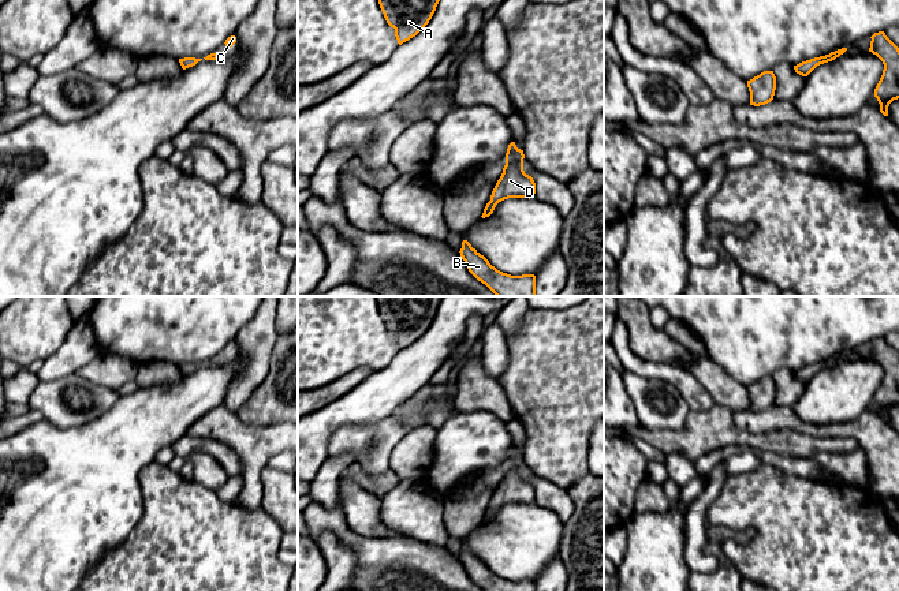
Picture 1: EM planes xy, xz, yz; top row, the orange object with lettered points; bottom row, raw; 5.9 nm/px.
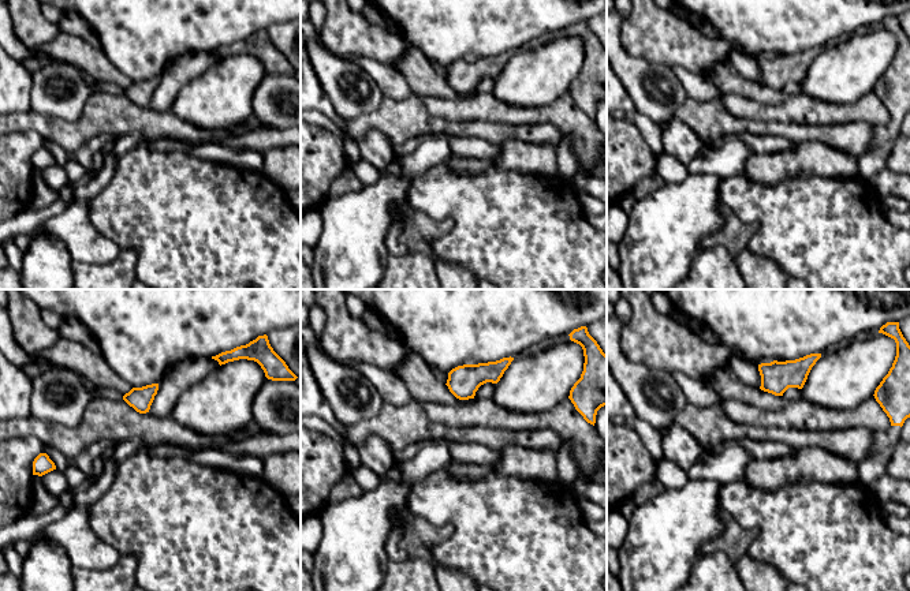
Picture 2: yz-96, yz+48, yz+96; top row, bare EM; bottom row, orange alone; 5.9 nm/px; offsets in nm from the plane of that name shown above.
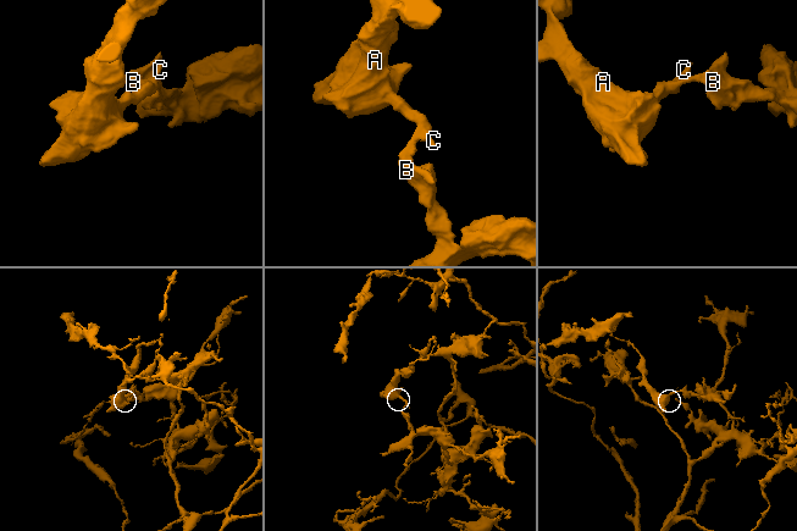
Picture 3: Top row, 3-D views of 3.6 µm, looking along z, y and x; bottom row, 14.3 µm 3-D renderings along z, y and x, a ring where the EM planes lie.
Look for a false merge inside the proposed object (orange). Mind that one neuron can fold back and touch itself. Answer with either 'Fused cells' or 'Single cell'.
Single cell

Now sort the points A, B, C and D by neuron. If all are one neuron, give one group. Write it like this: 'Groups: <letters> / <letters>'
Groups: A B C D

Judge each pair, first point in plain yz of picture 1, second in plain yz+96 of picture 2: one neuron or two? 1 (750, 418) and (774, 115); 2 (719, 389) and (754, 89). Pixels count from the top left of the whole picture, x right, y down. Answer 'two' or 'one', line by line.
1: one
2: one

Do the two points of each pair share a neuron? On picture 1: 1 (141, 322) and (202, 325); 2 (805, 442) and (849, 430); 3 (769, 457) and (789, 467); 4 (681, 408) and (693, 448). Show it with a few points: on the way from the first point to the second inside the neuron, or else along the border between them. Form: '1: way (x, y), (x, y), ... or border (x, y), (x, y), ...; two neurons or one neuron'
1: way (156, 325), (175, 329), (179, 325), (187, 325); one neuron
2: border (797, 430), (814, 436), (853, 437), (860, 444); two neurons
3: way (773, 460), (784, 463); one neuron
4: border (692, 410), (686, 419); two neurons

